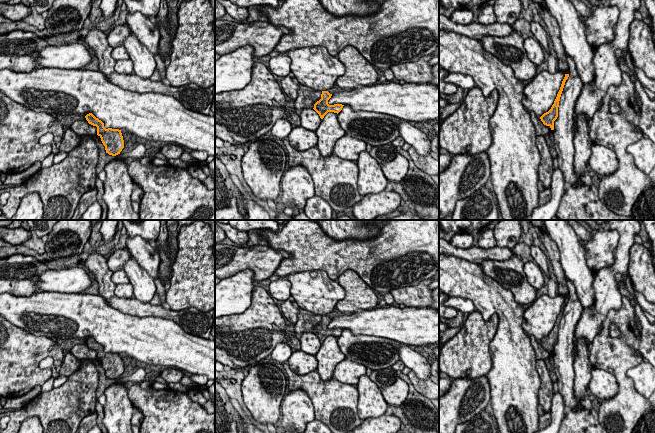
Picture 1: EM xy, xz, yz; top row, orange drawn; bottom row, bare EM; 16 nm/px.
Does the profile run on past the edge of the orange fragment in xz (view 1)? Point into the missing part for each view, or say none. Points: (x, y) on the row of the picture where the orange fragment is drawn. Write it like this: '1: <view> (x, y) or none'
1: none

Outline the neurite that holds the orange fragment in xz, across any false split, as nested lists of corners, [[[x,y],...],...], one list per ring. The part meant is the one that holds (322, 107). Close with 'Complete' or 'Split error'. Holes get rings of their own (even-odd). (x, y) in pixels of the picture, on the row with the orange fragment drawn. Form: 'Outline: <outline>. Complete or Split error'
Outline: [[[322,91],[321,99],[314,104],[314,110],[319,114],[320,118],[323,119],[328,112],[339,113],[343,106],[342,104],[329,105],[328,100],[332,94],[328,91]]]. Complete

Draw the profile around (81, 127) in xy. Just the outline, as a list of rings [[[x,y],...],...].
[[[85,117],[82,120],[76,120],[74,123],[72,123],[70,129],[79,136],[97,135],[97,127],[89,124]]]

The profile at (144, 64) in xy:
[[[130,33],[130,35],[125,38],[123,46],[126,48],[133,62],[135,74],[144,79],[150,79],[156,69],[156,61],[153,54],[133,33]]]

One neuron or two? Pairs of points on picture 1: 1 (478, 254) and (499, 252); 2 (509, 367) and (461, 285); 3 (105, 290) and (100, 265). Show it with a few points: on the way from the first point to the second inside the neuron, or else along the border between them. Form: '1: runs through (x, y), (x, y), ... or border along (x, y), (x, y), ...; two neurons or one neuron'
1: runs through (483, 254), (494, 253); one neuron
2: runs through (509, 343), (508, 317), (485, 294); one neuron
3: runs through (105, 284), (101, 271); one neuron

